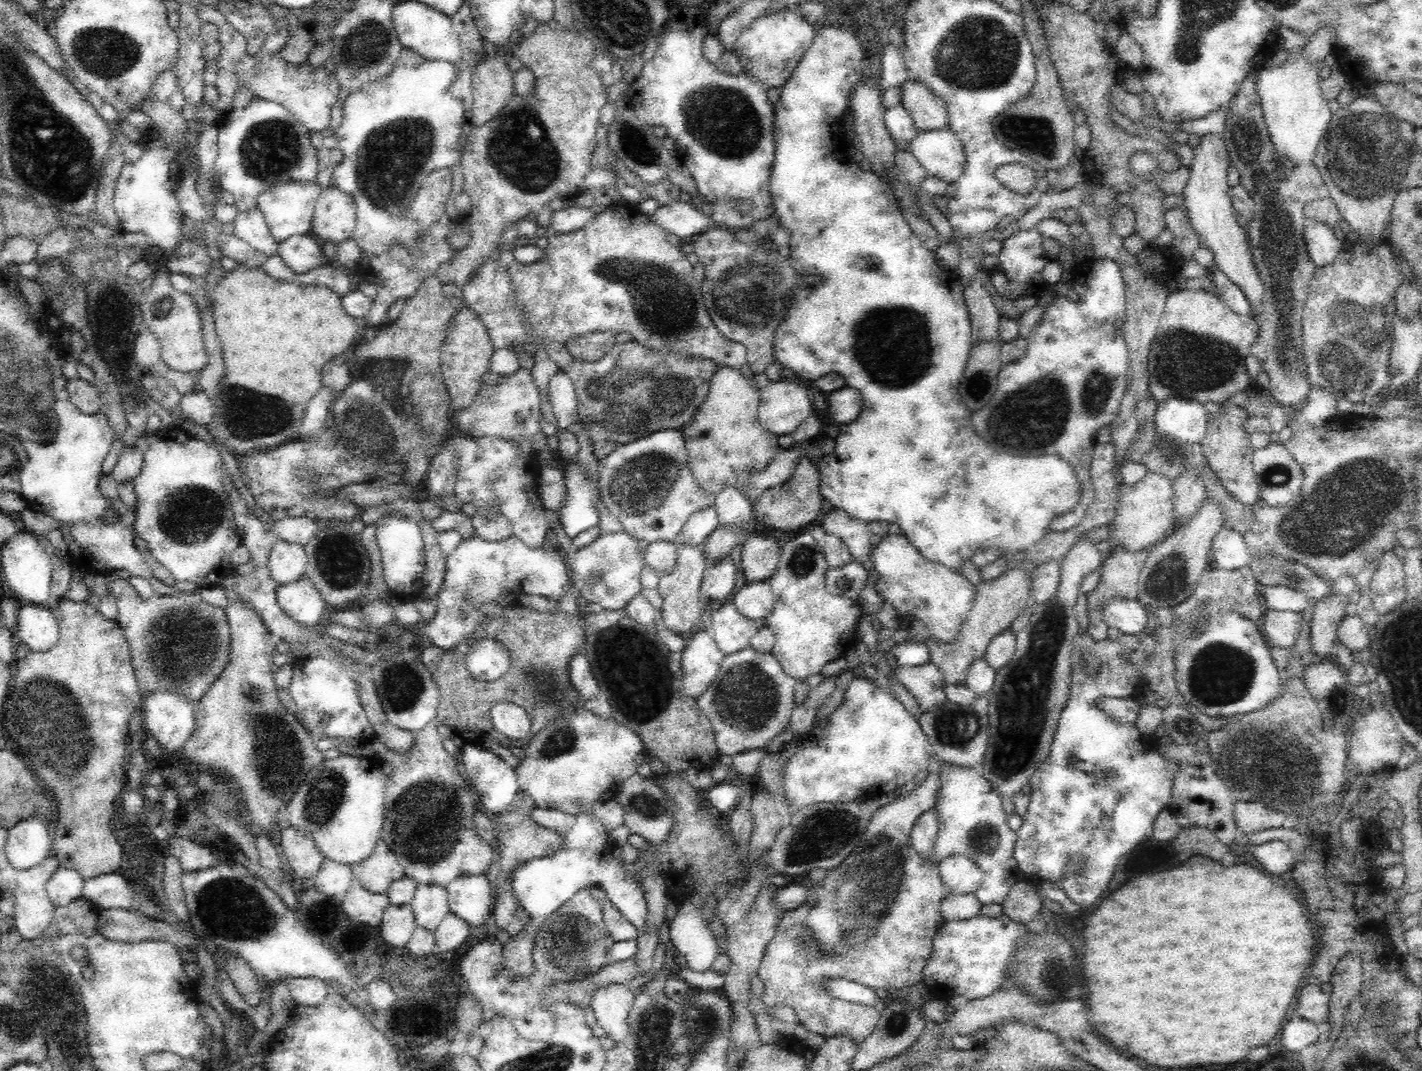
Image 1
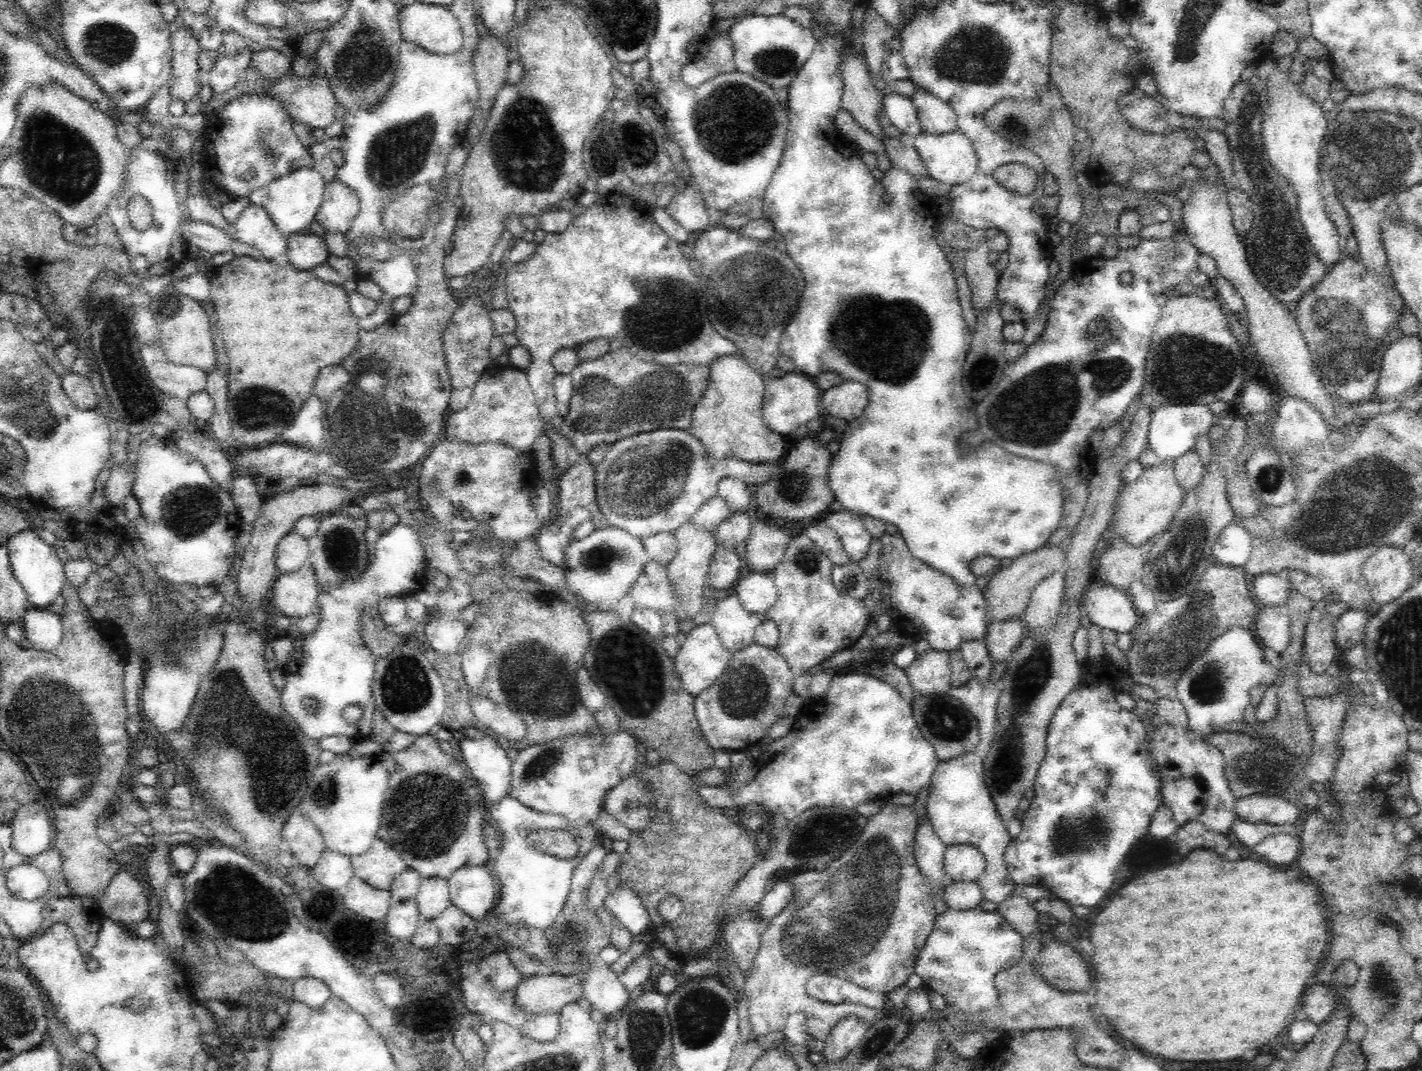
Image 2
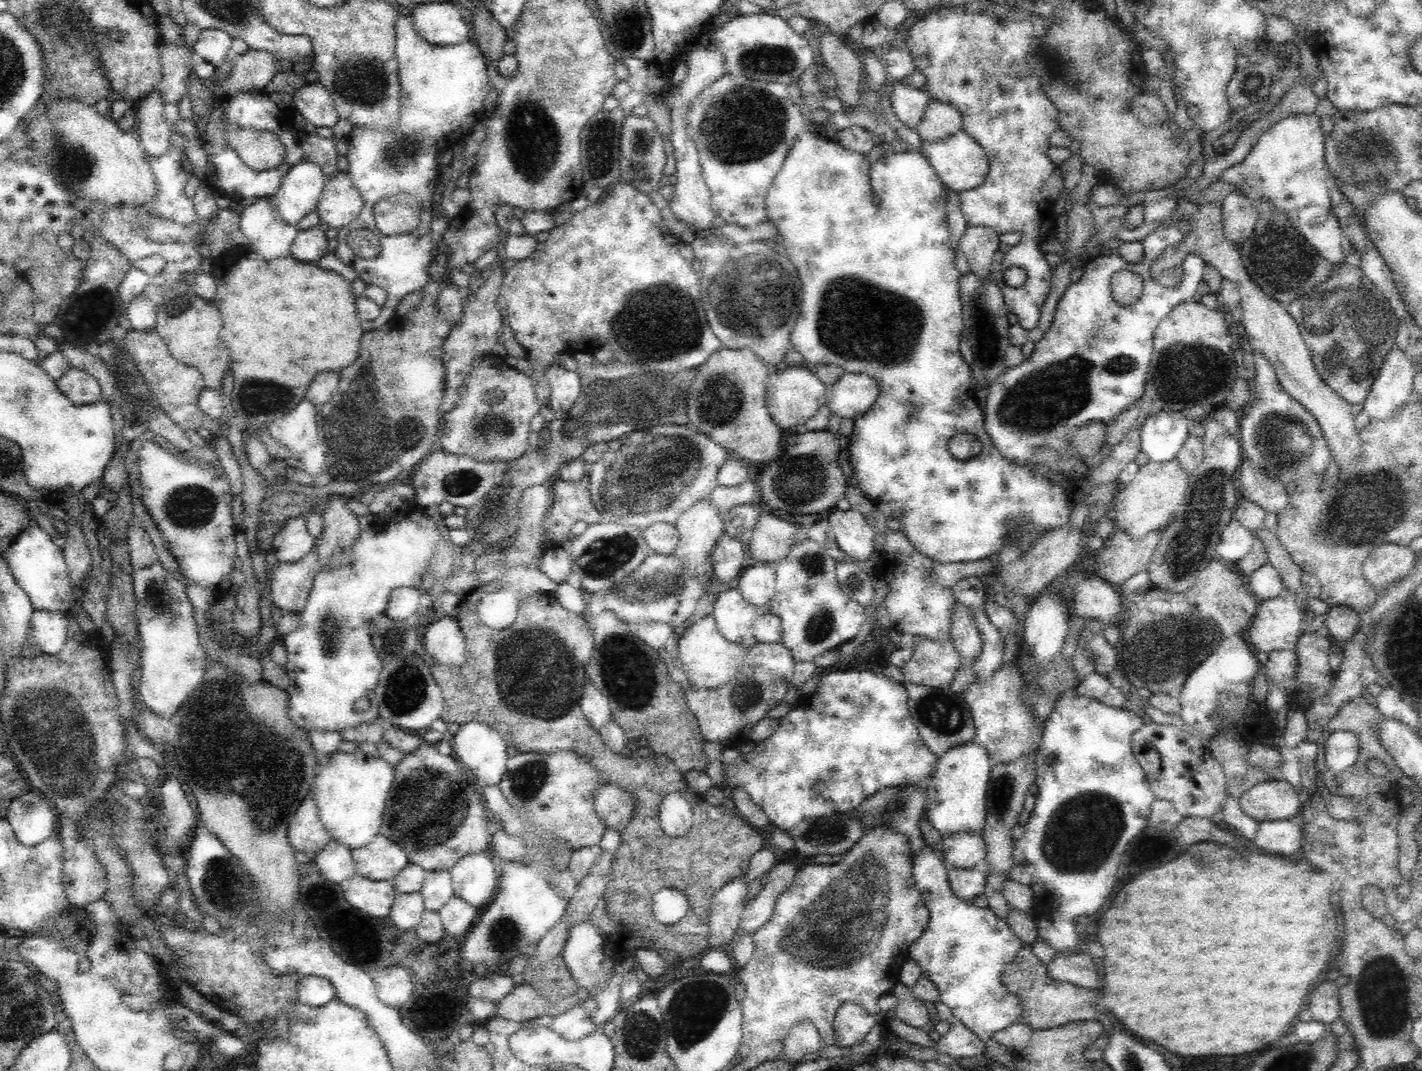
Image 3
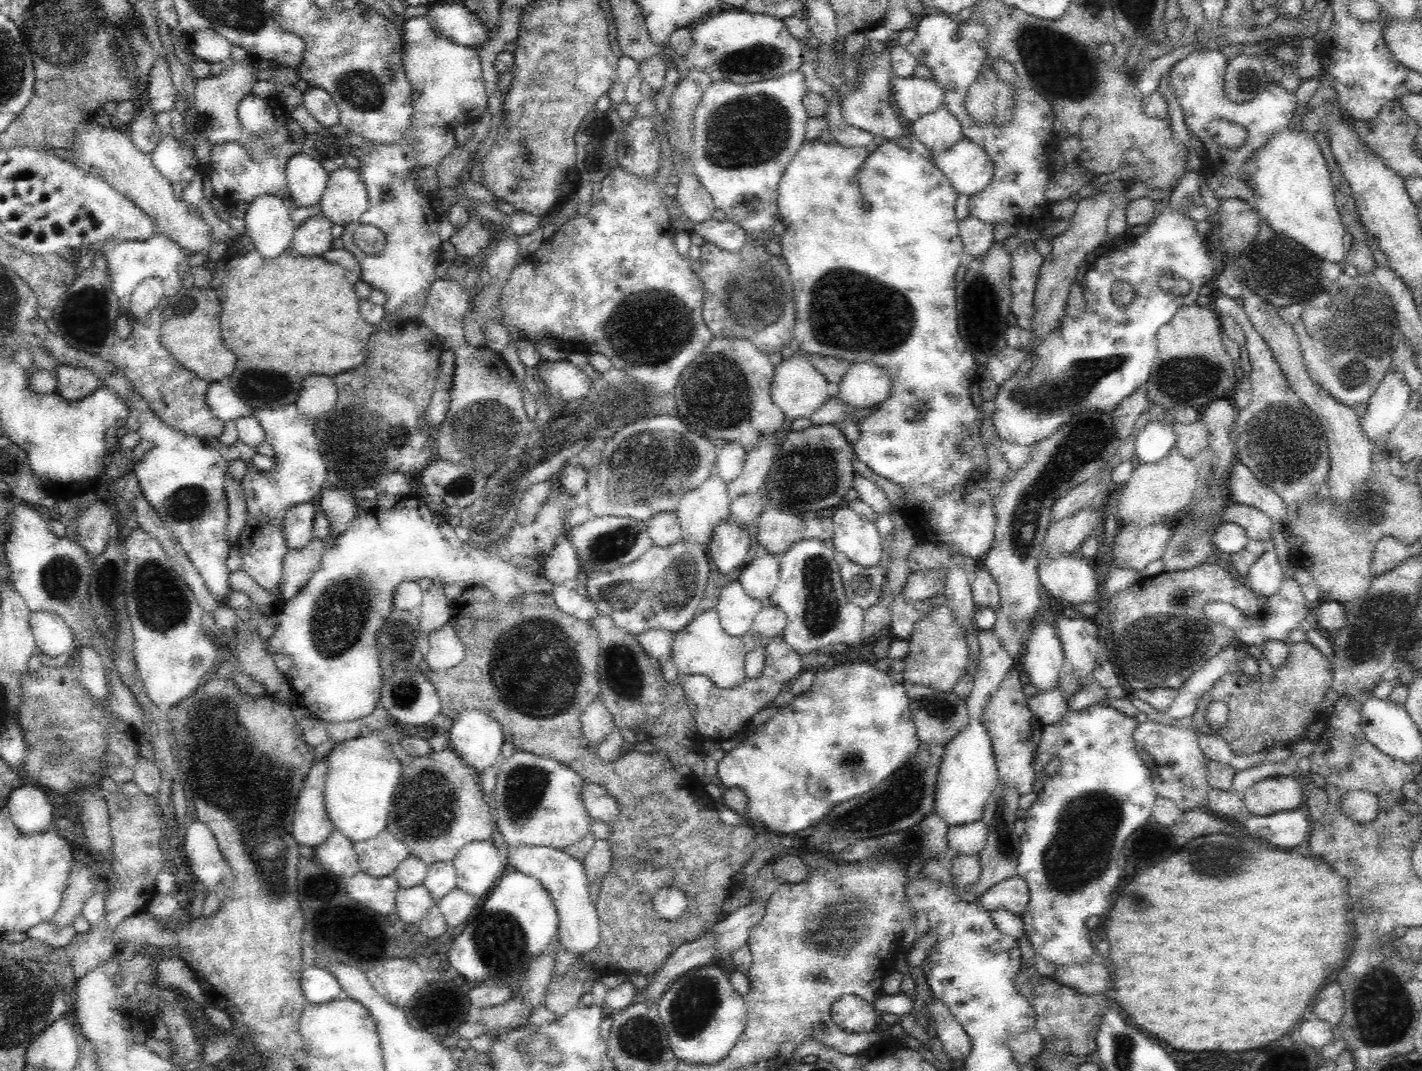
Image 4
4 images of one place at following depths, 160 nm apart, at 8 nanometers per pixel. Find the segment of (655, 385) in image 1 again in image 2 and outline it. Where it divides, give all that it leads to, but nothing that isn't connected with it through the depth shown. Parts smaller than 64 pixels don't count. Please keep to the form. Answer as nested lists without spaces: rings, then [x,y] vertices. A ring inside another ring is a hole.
[[[618,348],[616,352],[606,352],[606,354],[600,356],[600,358],[580,361],[580,364],[570,372],[570,376],[573,382],[573,392],[572,398],[569,402],[568,414],[564,418],[560,415],[556,415],[554,418],[551,418],[549,422],[553,425],[554,431],[562,434],[572,445],[574,445],[574,449],[578,451],[579,455],[584,454],[587,456],[597,445],[605,443],[610,446],[614,444],[614,442],[618,442],[618,440],[629,438],[632,434],[640,434],[640,432],[653,432],[658,430],[658,428],[682,428],[682,430],[688,431],[695,404],[702,398],[702,396],[704,396],[704,392],[706,392],[706,387],[710,380],[710,369],[709,365],[706,364],[678,363],[666,365],[655,362],[644,362],[644,360],[636,358],[630,350],[626,350],[626,348]]]

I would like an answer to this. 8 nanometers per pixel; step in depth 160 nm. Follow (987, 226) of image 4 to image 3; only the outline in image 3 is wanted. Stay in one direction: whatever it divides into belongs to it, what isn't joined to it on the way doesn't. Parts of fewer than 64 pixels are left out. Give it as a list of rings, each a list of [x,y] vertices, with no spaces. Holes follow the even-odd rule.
[[[967,225],[966,232],[958,241],[956,248],[964,252],[969,271],[982,279],[987,279],[991,276],[990,264],[994,252],[998,250],[998,244],[1000,244],[1000,235],[992,228]]]

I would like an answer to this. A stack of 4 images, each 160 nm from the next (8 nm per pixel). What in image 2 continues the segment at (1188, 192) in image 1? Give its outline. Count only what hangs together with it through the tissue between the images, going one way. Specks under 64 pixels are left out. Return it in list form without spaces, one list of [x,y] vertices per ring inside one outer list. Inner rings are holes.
[[[1213,163],[1204,169],[1202,178],[1190,189],[1188,200],[1183,202],[1182,221],[1184,232],[1190,243],[1198,249],[1199,254],[1211,256],[1216,261],[1217,274],[1223,276],[1234,285],[1242,297],[1249,320],[1248,334],[1250,346],[1262,358],[1264,379],[1273,385],[1277,391],[1288,396],[1306,400],[1323,413],[1328,425],[1332,426],[1334,419],[1334,396],[1332,396],[1318,381],[1312,368],[1312,359],[1302,331],[1298,328],[1292,311],[1284,303],[1278,302],[1260,284],[1253,269],[1250,268],[1246,254],[1244,238],[1238,235],[1234,227],[1233,216],[1228,200],[1228,188],[1218,167]]]

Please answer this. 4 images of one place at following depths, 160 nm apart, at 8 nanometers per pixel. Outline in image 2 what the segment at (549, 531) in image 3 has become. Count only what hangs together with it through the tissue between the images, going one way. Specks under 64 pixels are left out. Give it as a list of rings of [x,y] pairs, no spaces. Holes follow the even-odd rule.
[[[582,454],[578,461],[559,474],[555,483],[559,486],[558,515],[568,515],[573,509],[584,506],[590,511],[594,528],[610,527],[606,517],[600,513],[596,499],[596,468],[588,456]]]

